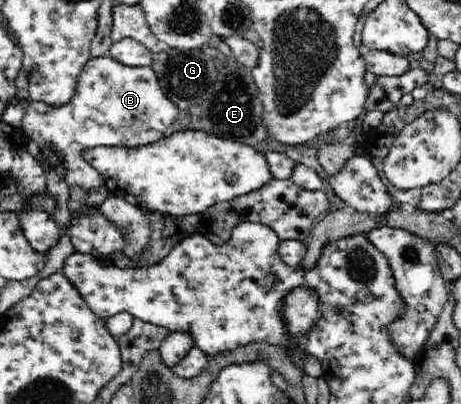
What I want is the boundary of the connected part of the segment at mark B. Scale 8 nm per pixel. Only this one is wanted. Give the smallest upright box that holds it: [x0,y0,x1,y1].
[21,56,179,194]

